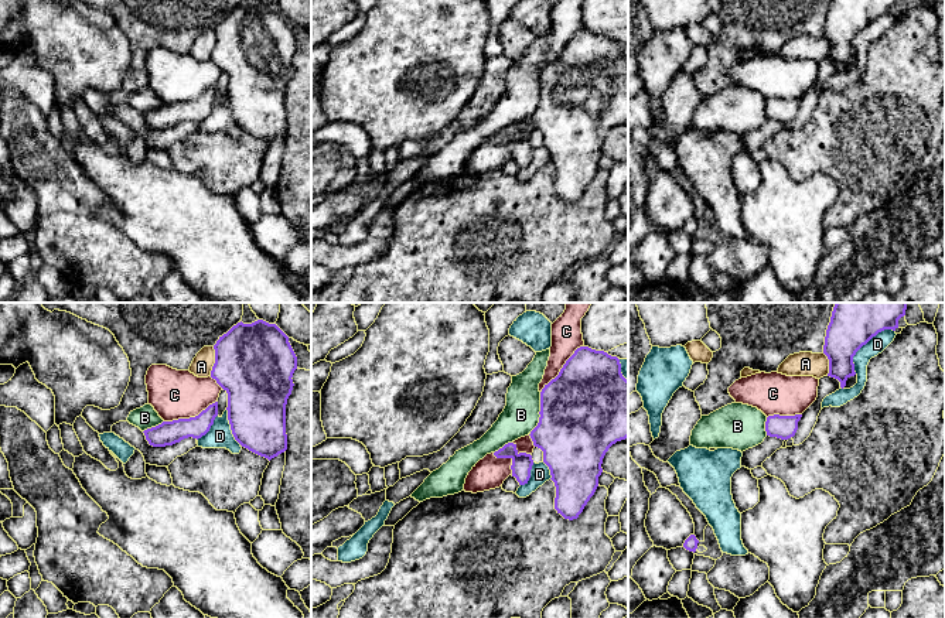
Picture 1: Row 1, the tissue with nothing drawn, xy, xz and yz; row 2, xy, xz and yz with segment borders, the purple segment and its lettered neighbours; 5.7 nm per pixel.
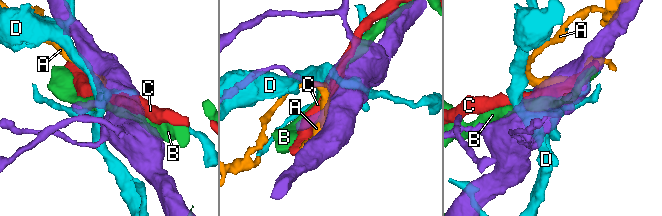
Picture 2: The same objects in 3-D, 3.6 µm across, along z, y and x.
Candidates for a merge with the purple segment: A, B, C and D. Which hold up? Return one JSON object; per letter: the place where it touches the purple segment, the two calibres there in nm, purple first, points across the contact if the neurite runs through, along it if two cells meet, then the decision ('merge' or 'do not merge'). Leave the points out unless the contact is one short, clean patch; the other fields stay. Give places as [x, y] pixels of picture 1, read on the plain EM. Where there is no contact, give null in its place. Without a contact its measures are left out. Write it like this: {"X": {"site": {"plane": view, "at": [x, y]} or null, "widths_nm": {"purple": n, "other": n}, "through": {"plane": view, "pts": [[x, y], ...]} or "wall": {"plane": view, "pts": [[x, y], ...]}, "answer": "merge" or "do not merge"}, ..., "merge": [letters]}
{"A": {"site": {"plane": "xy", "at": [215, 44]}, "widths_nm": {"purple": 460, "other": 120}, "answer": "do not merge"}, "B": {"site": {"plane": "xz", "at": [539, 96]}, "widths_nm": {"purple": 500, "other": 200}, "answer": "do not merge"}, "C": {"site": {"plane": "xy", "at": [190, 101]}, "widths_nm": {"purple": 140, "other": 280}, "wall": {"plane": "xy", "pts": [[217, 84], [194, 99], [164, 105]]}, "answer": "do not merge"}, "D": {"site": {"plane": "yz", "at": [865, 27]}, "widths_nm": {"purple": 220, "other": 100}, "answer": "do not merge"}, "merge": []}

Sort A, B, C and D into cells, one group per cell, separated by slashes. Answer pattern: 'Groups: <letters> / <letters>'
Groups: A / B / C / D

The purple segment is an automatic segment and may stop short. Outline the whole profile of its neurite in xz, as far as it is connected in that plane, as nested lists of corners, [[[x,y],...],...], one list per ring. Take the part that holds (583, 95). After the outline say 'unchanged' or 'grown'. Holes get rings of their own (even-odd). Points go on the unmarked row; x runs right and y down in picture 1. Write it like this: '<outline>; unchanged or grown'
[[[589,30],[577,31],[559,58],[542,72],[539,98],[539,106],[529,119],[533,129],[543,134],[543,146],[550,153],[556,170],[555,192],[564,202],[577,202],[598,170],[605,136],[628,120],[628,64],[621,57],[620,42]]]; unchanged

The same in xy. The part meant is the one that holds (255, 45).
[[[263,3],[240,4],[214,33],[211,61],[228,76],[235,123],[270,144],[287,133],[286,88],[297,52],[289,20]]]; unchanged

